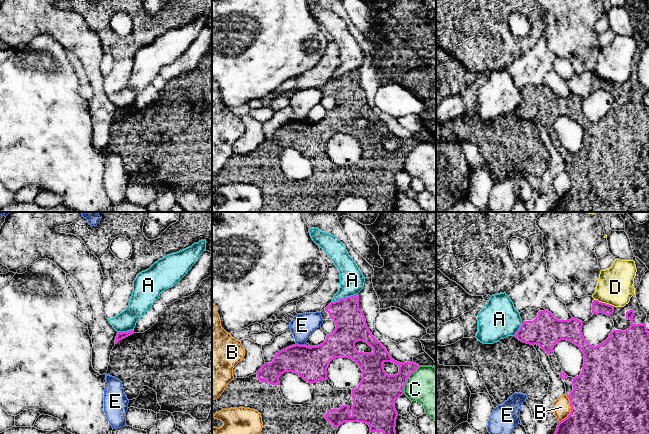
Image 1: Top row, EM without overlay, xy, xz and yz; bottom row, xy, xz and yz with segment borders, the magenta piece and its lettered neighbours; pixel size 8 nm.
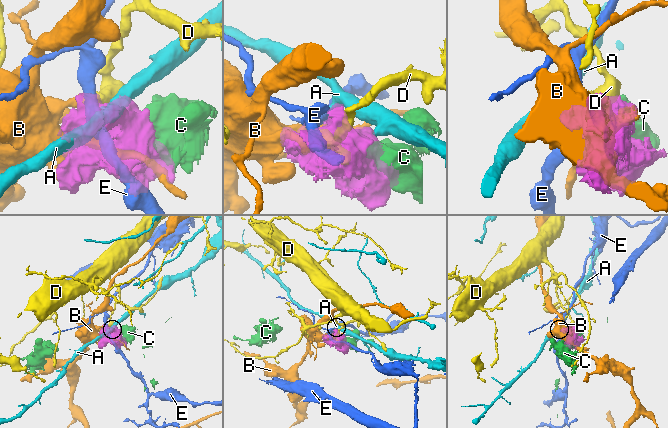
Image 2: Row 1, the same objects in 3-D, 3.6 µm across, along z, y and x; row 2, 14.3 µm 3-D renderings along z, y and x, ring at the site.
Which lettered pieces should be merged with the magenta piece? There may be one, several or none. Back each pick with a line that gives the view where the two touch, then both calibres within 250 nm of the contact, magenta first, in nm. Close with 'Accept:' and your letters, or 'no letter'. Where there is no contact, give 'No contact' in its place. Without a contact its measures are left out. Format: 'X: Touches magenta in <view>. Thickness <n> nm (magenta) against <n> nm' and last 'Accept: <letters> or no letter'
Accept: no letter

